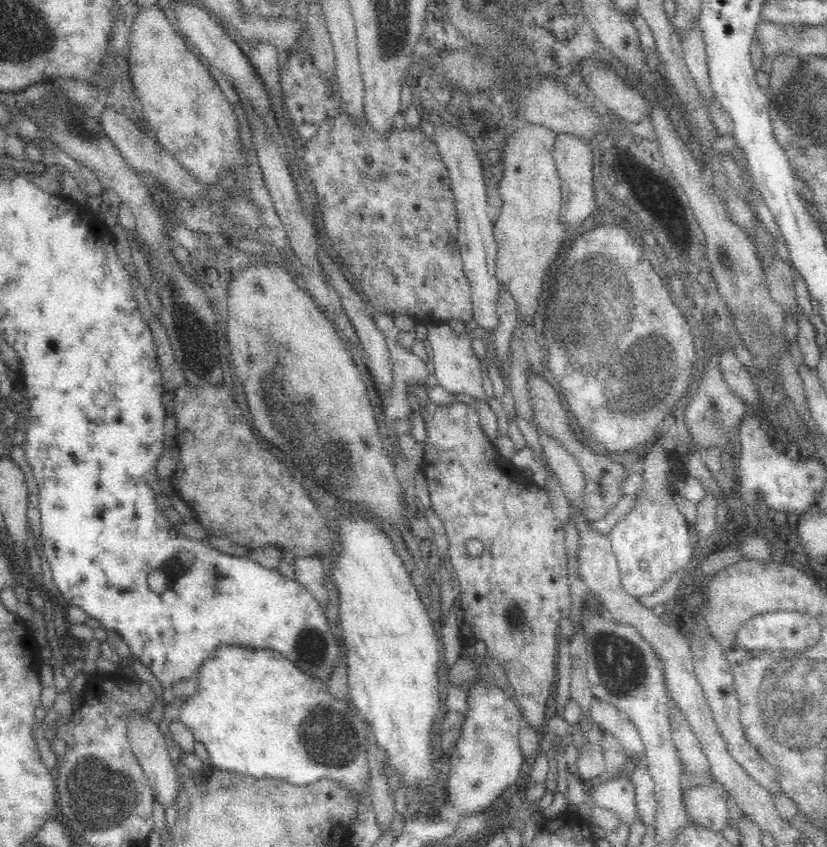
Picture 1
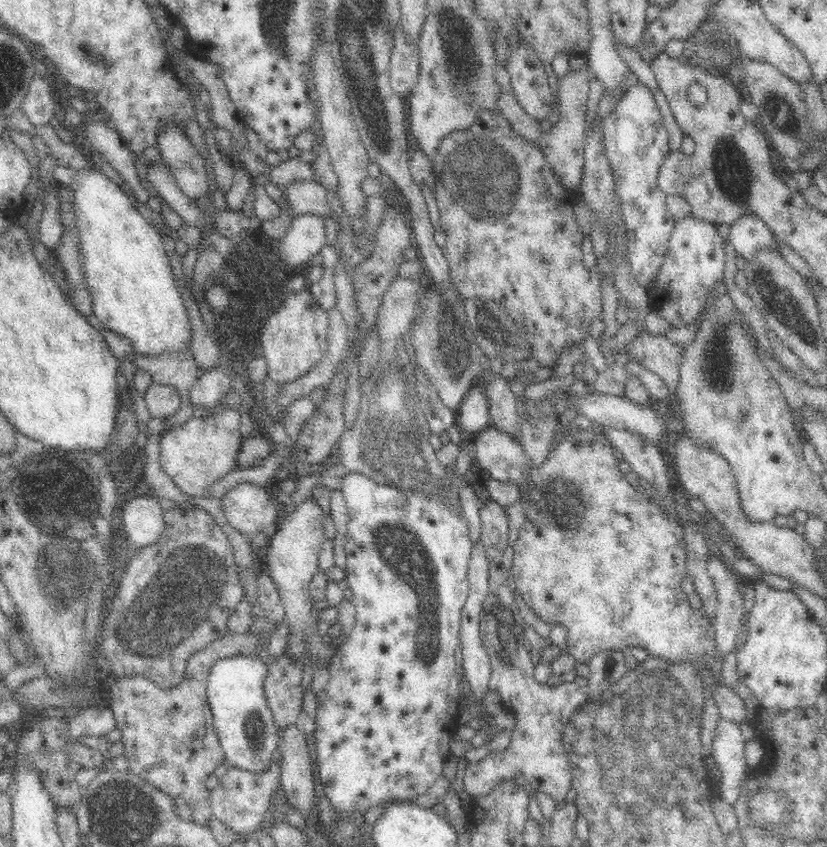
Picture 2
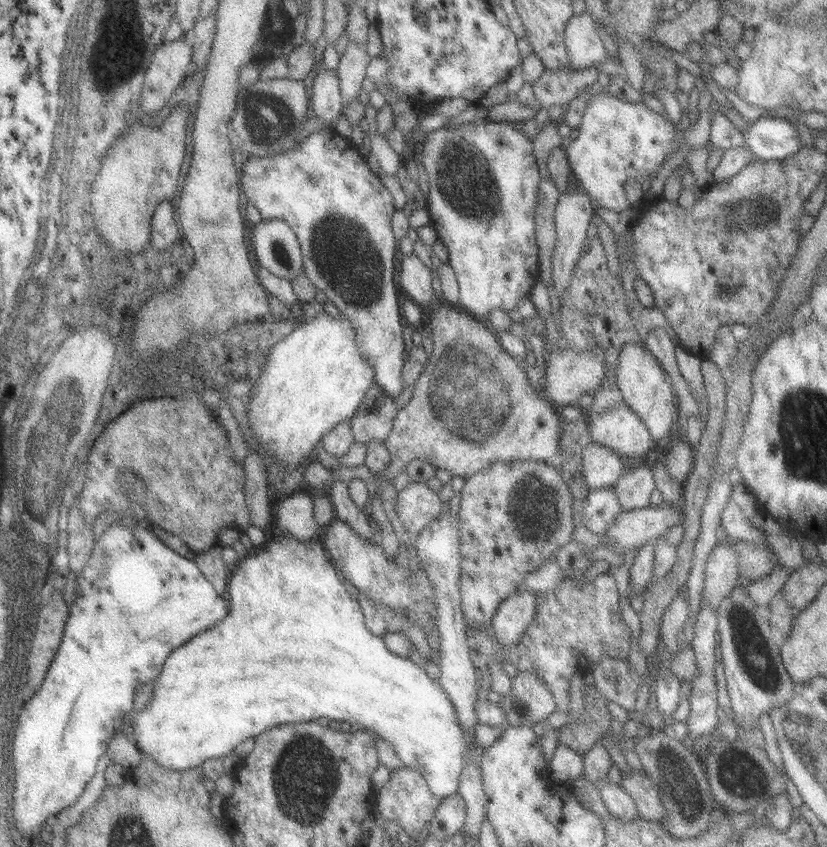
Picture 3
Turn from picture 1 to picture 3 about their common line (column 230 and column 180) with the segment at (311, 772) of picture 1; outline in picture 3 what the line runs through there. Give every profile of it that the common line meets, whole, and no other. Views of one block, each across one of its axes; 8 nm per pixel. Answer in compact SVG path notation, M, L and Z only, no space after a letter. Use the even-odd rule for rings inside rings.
M269 537L263 546L249 551L246 556L240 558L235 568L229 571L226 593L228 596L226 601L228 604L227 614L219 622L192 636L187 642L177 646L177 650L173 650L167 655L163 661L163 668L152 680L152 693L149 702L143 710L139 710L127 718L126 724L130 726L130 738L132 738L135 748L140 752L140 756L145 754L160 768L179 772L195 768L210 758L225 757L233 752L235 746L240 742L254 738L274 726L289 722L309 722L316 721L317 718L327 718L327 720L335 720L335 722L356 724L361 730L369 731L388 742L393 748L395 756L401 762L401 766L406 769L414 769L414 766L417 765L421 768L422 777L428 790L437 800L443 801L444 798L454 796L458 792L458 780L461 769L466 764L468 752L472 754L472 760L479 765L484 748L476 741L472 742L470 734L460 727L455 709L450 704L444 690L441 690L436 682L428 678L424 670L413 661L389 652L382 638L376 634L371 634L365 628L358 602L351 598L345 589L345 584L339 581L339 576L335 574L333 565L319 541L298 542L289 537Z

